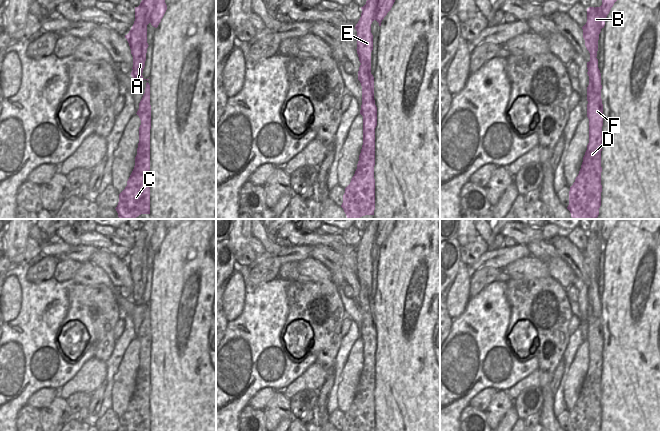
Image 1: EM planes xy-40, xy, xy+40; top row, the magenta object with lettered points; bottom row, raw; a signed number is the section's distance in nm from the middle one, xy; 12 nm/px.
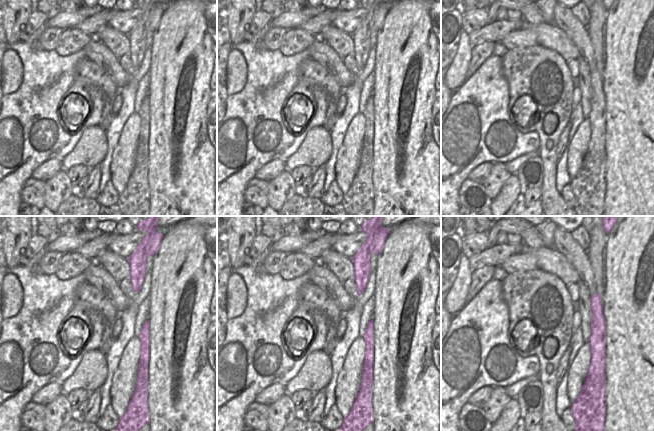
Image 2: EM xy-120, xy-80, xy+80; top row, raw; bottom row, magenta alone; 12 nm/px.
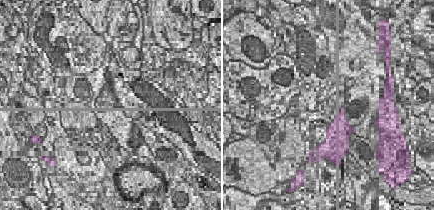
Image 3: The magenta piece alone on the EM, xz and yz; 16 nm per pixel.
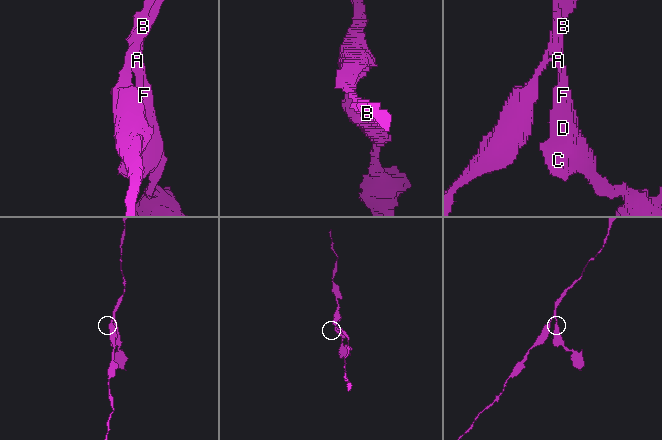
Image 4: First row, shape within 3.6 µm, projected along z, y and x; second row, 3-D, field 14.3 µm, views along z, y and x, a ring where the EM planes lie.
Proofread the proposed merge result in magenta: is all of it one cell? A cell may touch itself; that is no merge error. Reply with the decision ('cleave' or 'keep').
cleave

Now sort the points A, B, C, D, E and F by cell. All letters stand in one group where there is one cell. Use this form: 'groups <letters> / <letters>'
groups A B E / C D F

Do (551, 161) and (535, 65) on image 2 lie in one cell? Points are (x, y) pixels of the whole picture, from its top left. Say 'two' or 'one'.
one

